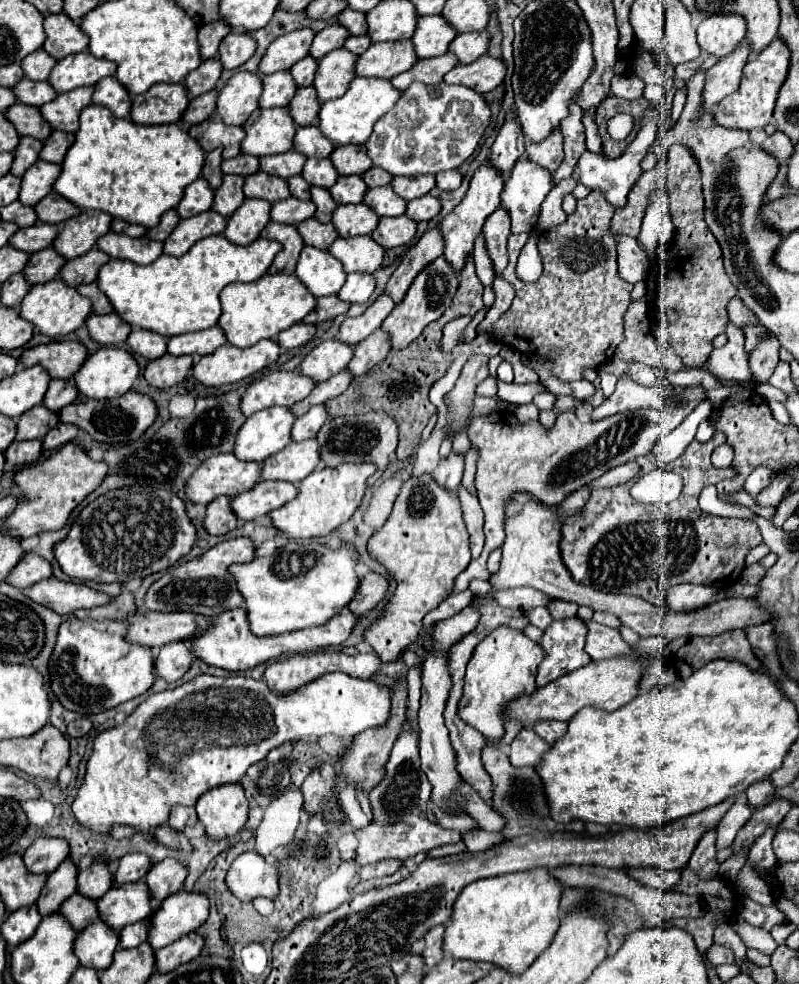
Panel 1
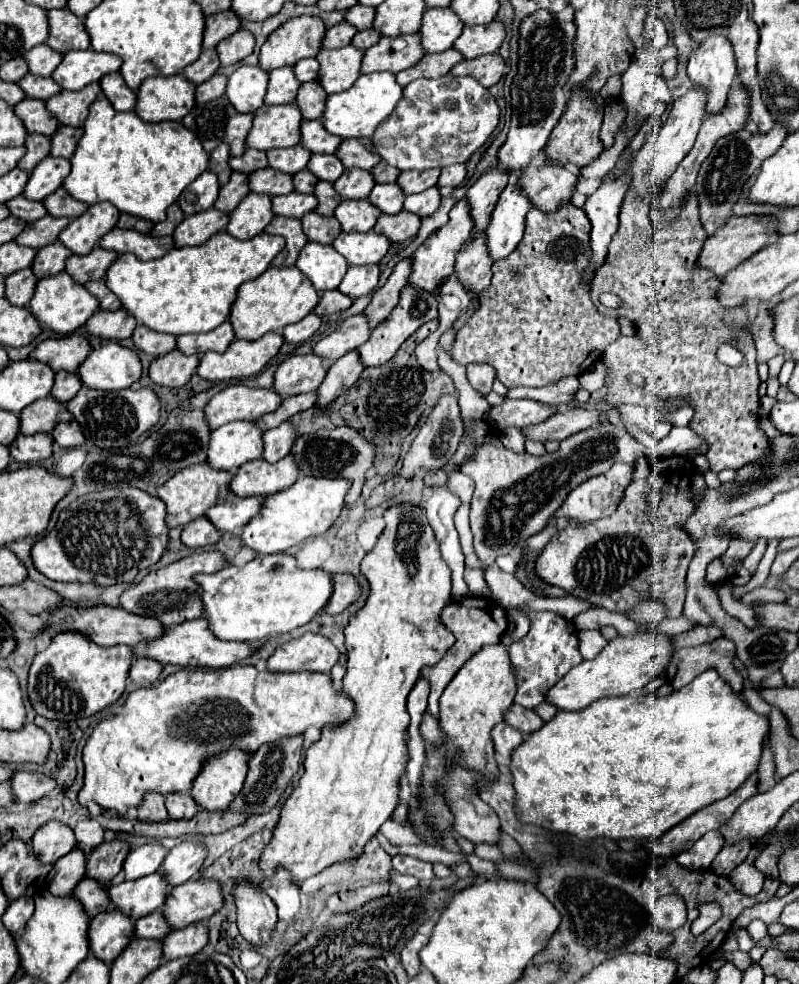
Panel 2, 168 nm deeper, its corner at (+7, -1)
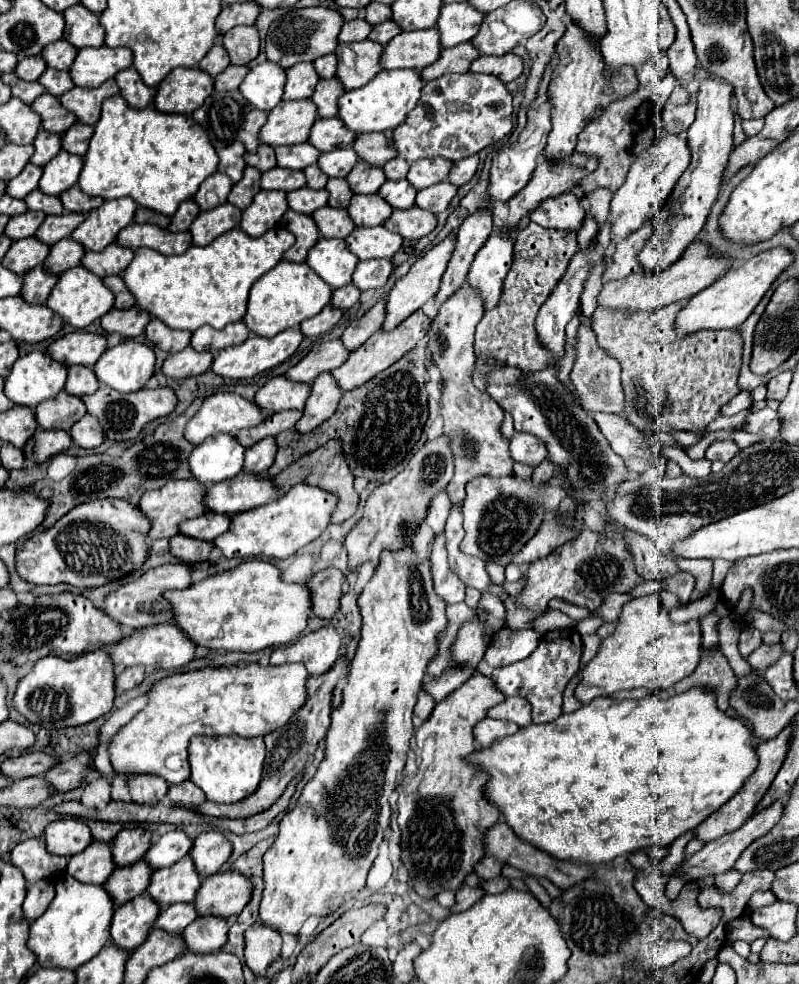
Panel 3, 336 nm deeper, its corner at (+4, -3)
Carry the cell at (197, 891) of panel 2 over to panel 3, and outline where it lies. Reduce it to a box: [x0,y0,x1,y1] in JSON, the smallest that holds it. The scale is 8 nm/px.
[195,871,253,917]

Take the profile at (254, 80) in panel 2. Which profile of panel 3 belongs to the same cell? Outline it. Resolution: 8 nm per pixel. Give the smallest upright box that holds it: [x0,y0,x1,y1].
[239,61,287,111]

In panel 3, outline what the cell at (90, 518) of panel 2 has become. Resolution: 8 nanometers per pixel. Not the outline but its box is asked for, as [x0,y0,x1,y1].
[15,499,149,587]

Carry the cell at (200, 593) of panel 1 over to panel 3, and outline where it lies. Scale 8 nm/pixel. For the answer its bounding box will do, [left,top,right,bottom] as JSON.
[103,563,191,631]

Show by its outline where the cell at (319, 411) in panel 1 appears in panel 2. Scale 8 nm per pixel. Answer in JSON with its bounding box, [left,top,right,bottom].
[264,421,296,461]

